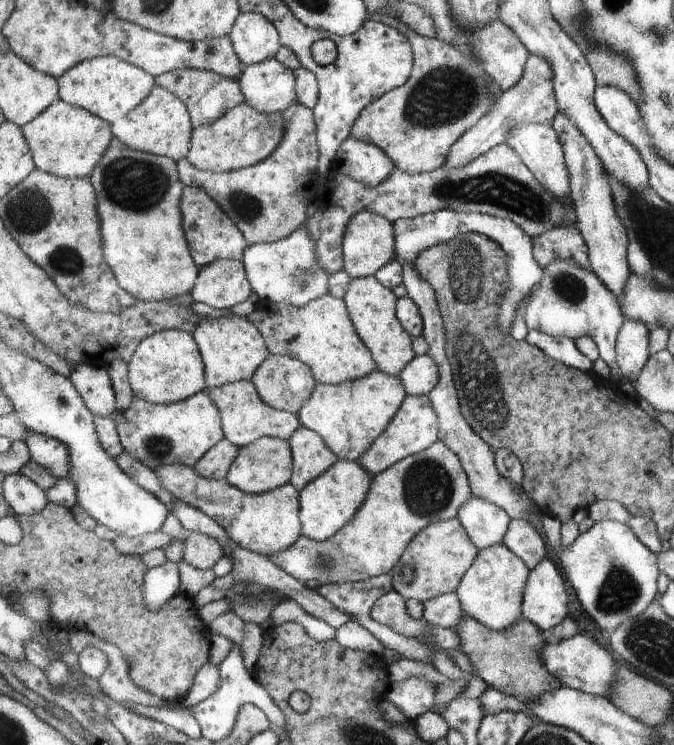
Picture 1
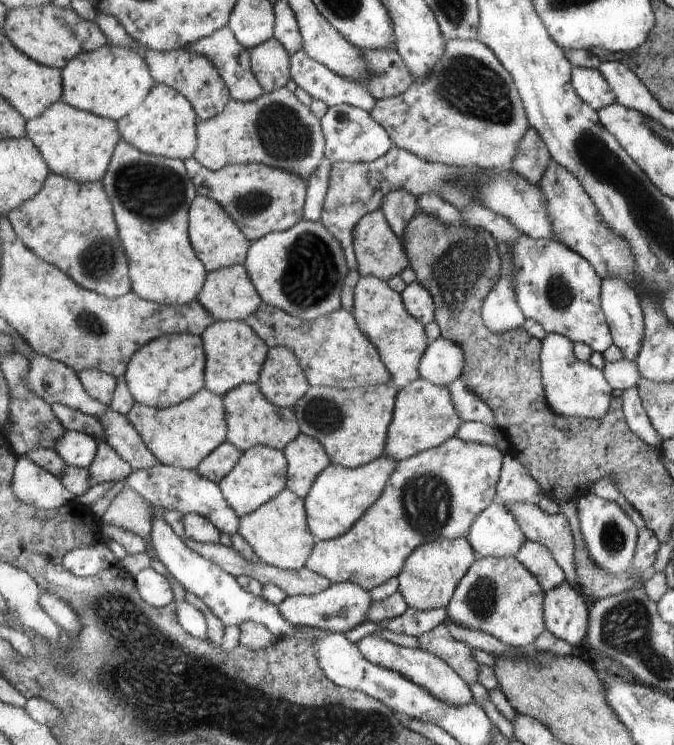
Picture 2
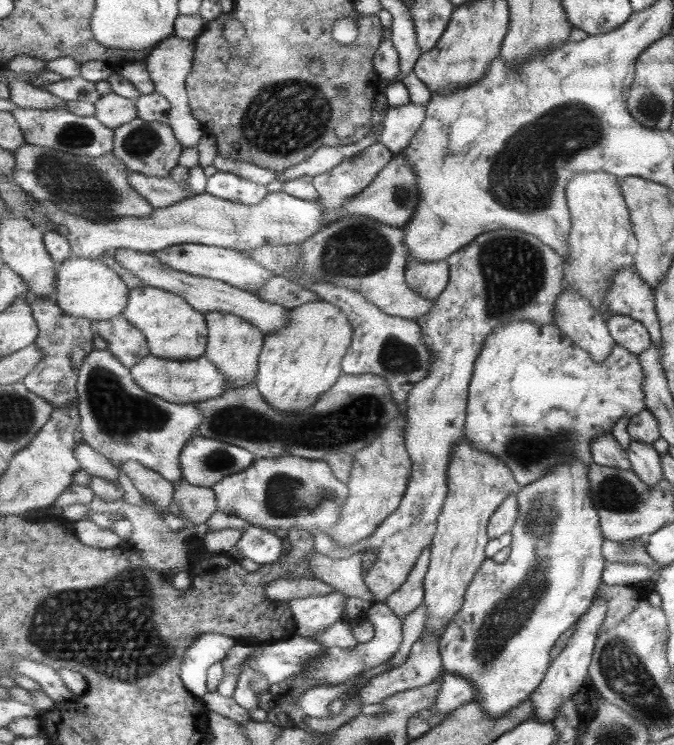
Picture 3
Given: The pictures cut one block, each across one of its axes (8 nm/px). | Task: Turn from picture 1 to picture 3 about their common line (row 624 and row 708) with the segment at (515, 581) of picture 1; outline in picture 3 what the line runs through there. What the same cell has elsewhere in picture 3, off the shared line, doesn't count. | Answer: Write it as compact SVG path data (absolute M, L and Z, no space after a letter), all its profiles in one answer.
M571 459L570 463L557 465L547 475L542 476L537 482L523 487L518 492L520 501L520 515L518 516L516 526L513 527L512 551L507 562L499 564L493 559L487 558L476 572L476 578L469 585L466 601L463 608L457 612L452 622L448 624L445 632L440 636L440 651L444 667L447 672L468 678L475 686L475 700L483 706L489 718L501 718L513 712L515 707L521 706L525 700L537 691L537 688L543 683L546 672L549 670L552 660L552 648L556 646L557 639L565 634L576 622L592 607L596 599L597 591L600 590L601 583L604 582L604 570L607 560L604 557L604 542L606 536L602 531L599 511L593 502L591 493L591 482L589 482L589 465L581 459Z

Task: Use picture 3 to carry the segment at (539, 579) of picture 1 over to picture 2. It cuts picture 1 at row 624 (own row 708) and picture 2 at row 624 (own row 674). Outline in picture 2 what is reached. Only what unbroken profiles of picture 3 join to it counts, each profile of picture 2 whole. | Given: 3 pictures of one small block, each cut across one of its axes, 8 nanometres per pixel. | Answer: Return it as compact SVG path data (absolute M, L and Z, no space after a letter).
M567 581L546 591L544 617L549 631L573 646L579 646L588 634L590 609L580 590Z

